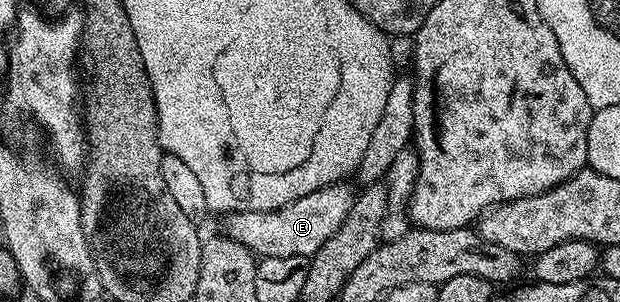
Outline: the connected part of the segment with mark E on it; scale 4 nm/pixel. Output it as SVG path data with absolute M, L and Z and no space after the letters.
M345 181L333 182L331 186L325 186L316 192L299 194L296 200L283 202L282 206L275 210L261 210L260 212L252 212L249 210L248 212L231 214L225 219L225 237L244 244L244 248L248 248L255 256L261 256L262 258L300 256L301 258L309 260L309 258L321 248L324 244L324 240L328 240L338 231L340 224L344 224L344 220L352 208L356 194L355 191L350 191L346 185L347 183Z

